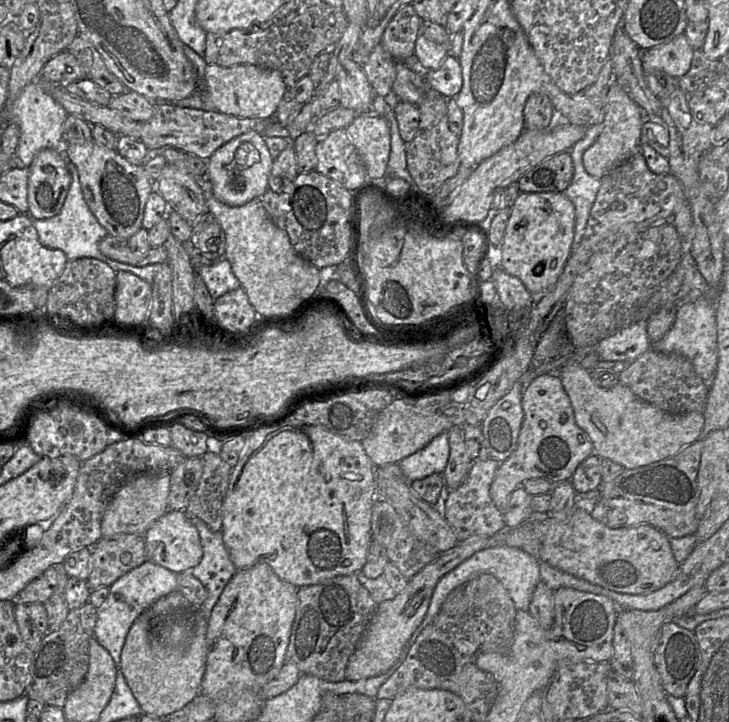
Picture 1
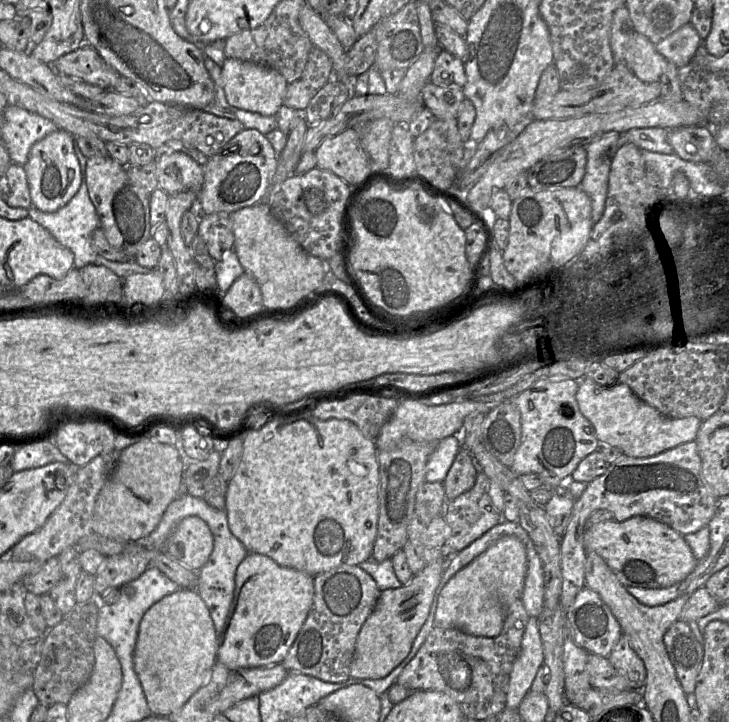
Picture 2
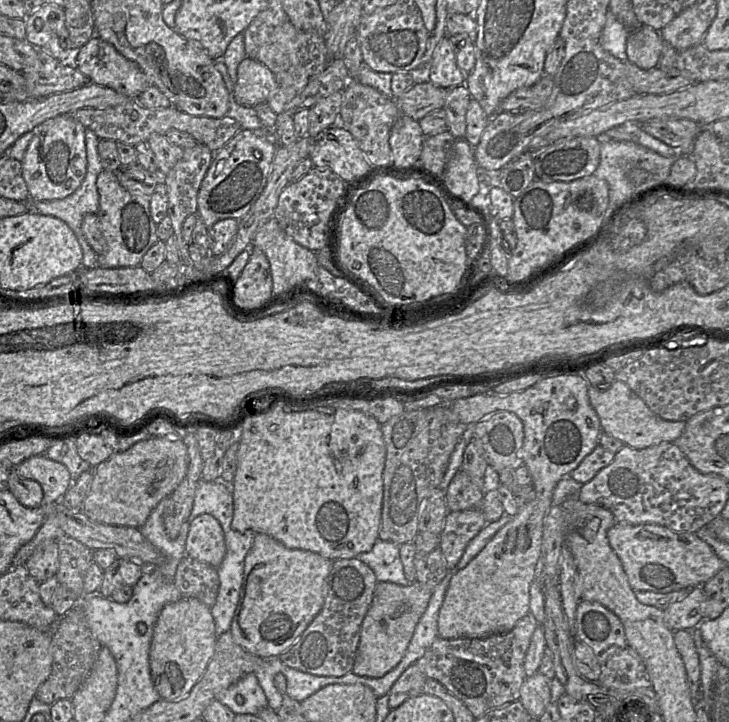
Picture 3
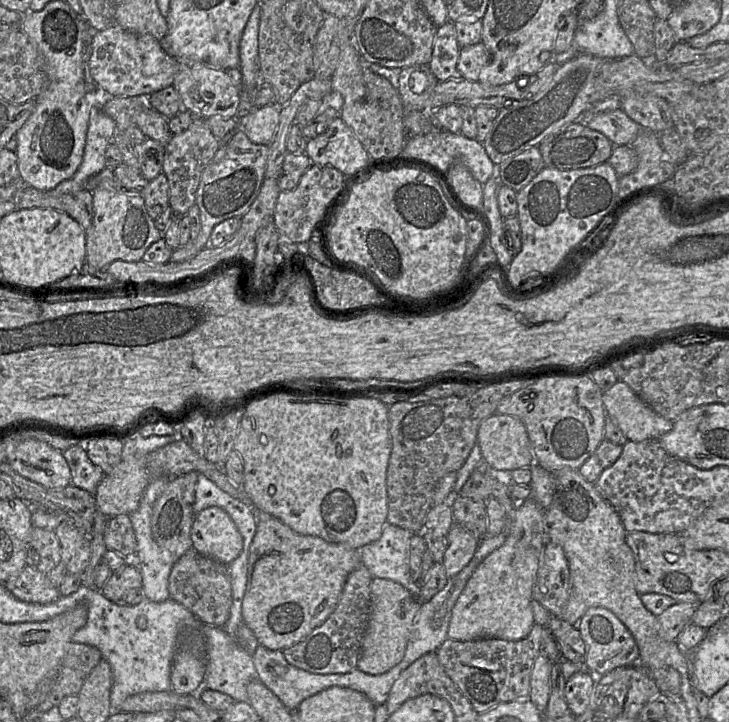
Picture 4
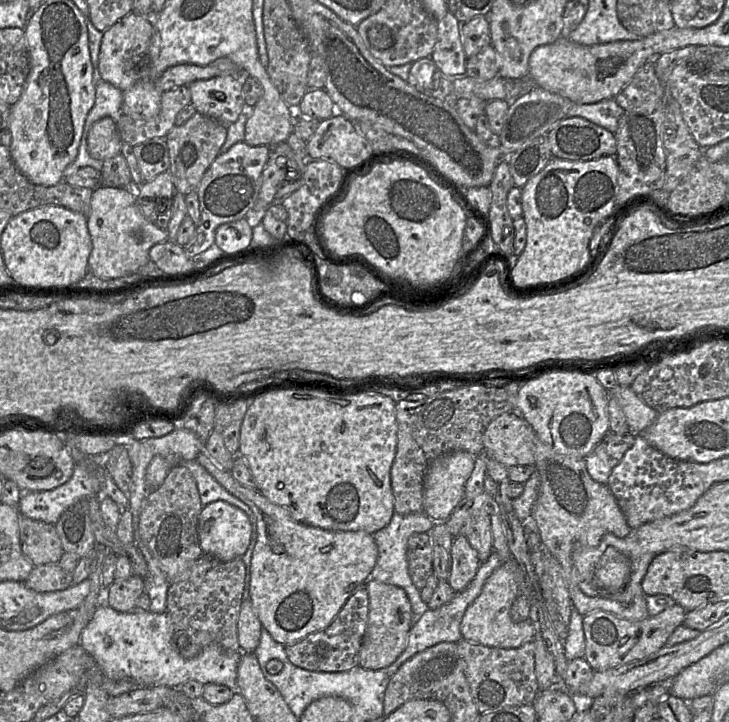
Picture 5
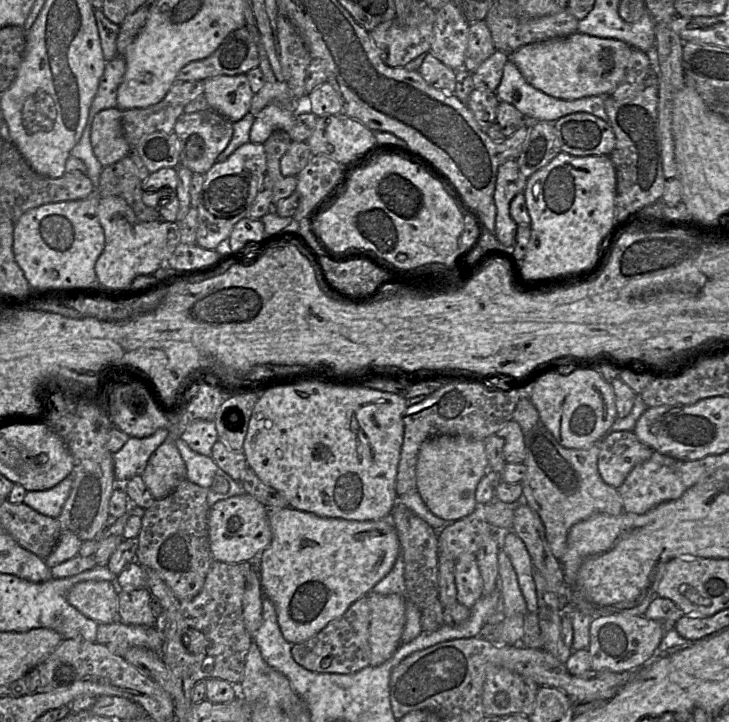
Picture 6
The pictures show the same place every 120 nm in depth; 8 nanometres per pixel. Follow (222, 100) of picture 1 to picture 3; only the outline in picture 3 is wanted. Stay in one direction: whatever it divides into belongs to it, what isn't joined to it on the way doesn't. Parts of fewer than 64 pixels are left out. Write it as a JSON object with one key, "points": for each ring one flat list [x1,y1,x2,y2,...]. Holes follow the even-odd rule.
{"points":[[246,57,237,68,234,98,243,106,254,107,267,103,278,86,274,73,268,67]]}

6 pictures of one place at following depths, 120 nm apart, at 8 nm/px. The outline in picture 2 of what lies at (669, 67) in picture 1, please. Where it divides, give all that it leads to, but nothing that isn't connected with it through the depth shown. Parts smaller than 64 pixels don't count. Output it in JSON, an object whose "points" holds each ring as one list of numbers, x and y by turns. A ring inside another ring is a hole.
{"points":[[688,23,655,45,656,50,677,68,687,65,694,56,702,39]]}

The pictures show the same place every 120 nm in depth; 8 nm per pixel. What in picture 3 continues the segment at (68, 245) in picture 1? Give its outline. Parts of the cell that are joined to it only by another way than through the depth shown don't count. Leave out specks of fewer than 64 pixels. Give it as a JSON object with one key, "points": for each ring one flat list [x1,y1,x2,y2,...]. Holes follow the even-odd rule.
{"points":[[85,129,85,144,86,144,86,174,81,185,71,195,64,199,52,201,34,201,29,199,26,203,28,211,34,211,42,215,52,216,65,222,75,234,81,247,83,258,82,268,94,269,98,268,98,255,88,244,82,231,82,222,86,214,97,214,99,209,99,195,97,191,96,181,99,173,103,170,97,146,99,138,89,129]]}

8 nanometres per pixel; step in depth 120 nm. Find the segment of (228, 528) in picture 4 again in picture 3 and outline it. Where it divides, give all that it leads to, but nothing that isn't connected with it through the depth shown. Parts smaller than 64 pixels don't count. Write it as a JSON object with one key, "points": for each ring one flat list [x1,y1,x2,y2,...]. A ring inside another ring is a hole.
{"points":[[210,514,197,516,190,524,185,543,186,556,218,567,226,554,224,533]]}

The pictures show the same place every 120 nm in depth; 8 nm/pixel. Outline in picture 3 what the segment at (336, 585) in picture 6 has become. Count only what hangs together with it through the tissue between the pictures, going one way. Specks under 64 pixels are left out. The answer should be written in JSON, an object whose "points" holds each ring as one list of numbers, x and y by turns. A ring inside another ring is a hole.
{"points":[[151,438,137,442,125,452,112,455,94,467,94,478,83,504,83,513,97,523,141,528,157,504,172,494,186,475,187,449,182,440],[256,533,245,557,239,601,230,626,234,641,261,658,279,656,302,634,321,610,326,579,334,560,290,549,265,533]]}

